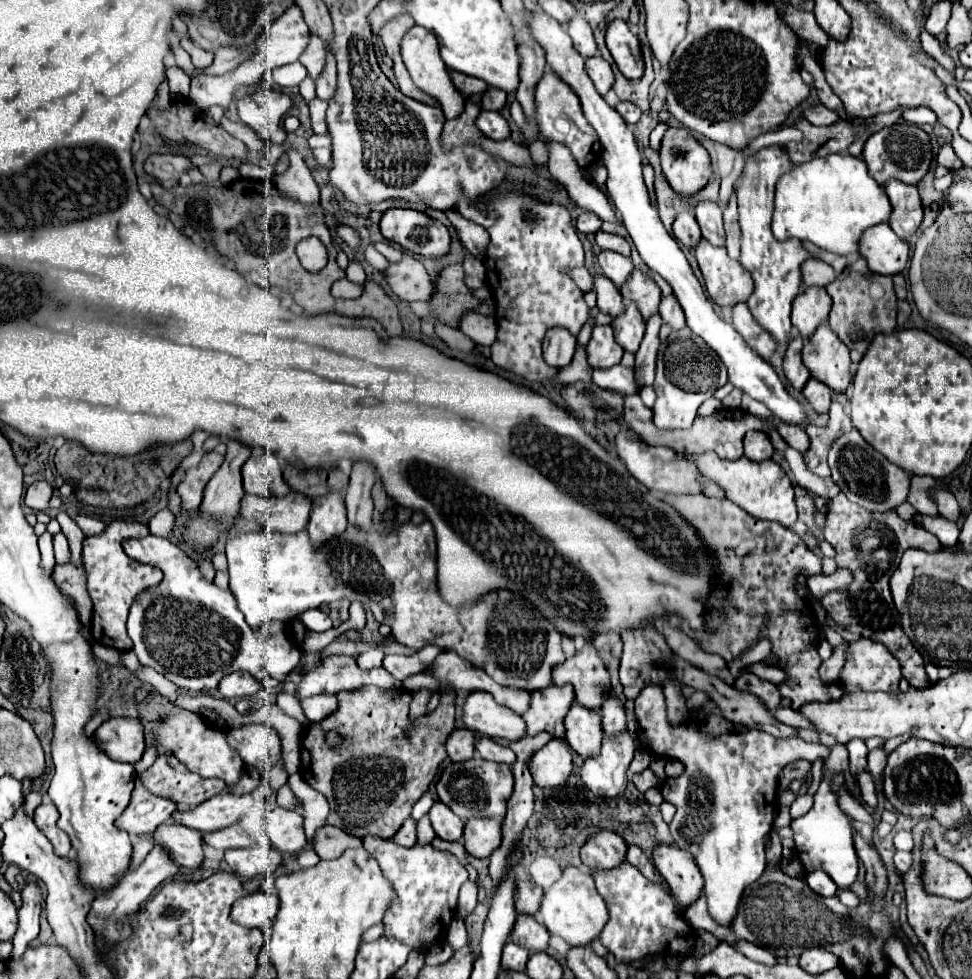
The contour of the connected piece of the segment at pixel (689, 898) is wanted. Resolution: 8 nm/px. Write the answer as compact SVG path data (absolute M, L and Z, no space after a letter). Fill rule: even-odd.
M662 844L656 846L652 860L660 876L666 880L674 902L682 908L692 906L704 888L704 880L694 858L676 846Z

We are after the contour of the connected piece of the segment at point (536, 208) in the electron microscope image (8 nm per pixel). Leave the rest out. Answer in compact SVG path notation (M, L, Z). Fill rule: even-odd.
M498 194L498 198L488 204L488 210L474 210L468 198L460 198L456 204L456 212L484 226L490 234L490 244L486 248L486 286L490 288L496 304L494 318L498 322L498 338L492 344L492 362L502 366L530 382L548 382L558 374L558 368L550 368L542 360L542 338L548 328L564 326L574 336L578 336L582 324L588 320L588 306L584 302L584 292L574 284L568 276L568 270L584 266L584 248L578 232L572 224L570 210L560 204L548 204L534 200L526 194Z

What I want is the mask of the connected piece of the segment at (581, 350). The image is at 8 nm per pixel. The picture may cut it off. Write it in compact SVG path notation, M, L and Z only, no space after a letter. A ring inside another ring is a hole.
M578 346L574 360L568 364L568 368L562 368L560 374L554 378L554 382L558 384L572 384L576 380L584 380L584 382L592 380L592 368L586 360L586 346Z

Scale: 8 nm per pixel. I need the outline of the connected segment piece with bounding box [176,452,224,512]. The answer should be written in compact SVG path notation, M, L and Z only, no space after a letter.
M208 452L208 454L204 454L204 458L200 460L198 466L194 466L186 472L186 478L176 488L178 496L182 498L182 508L186 512L198 510L202 496L204 496L204 488L222 462L224 462L224 456L220 456L216 452Z

